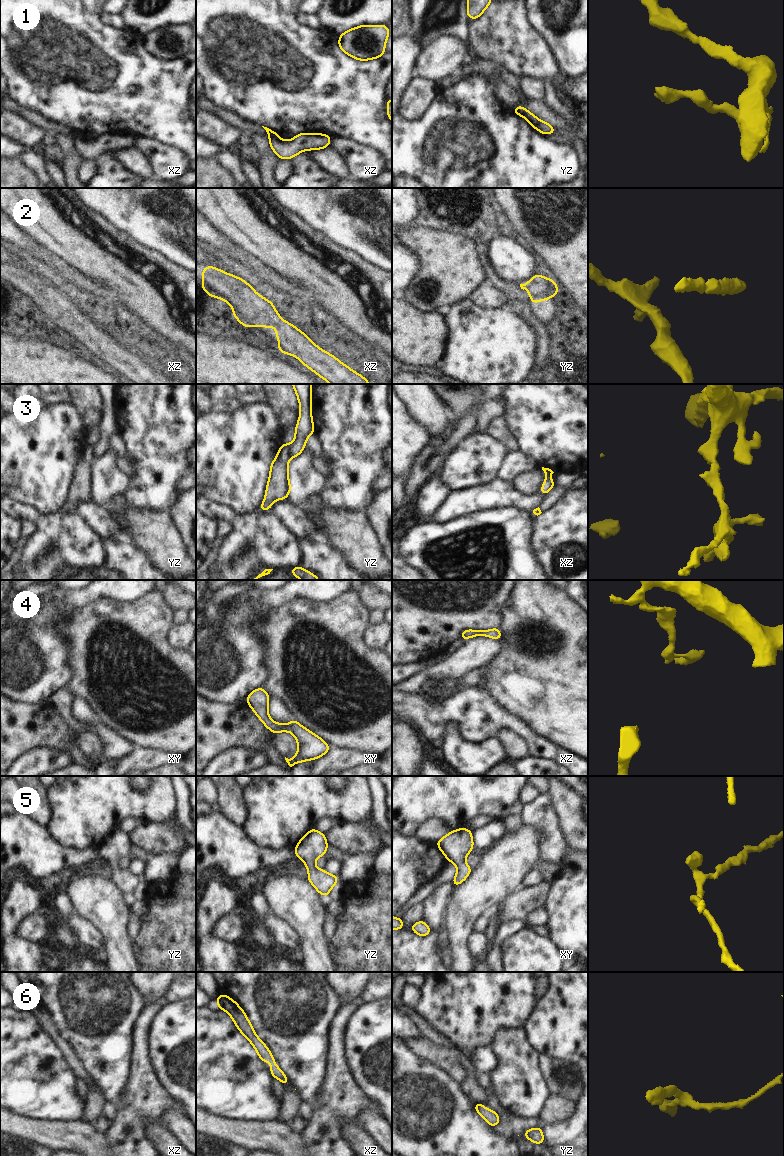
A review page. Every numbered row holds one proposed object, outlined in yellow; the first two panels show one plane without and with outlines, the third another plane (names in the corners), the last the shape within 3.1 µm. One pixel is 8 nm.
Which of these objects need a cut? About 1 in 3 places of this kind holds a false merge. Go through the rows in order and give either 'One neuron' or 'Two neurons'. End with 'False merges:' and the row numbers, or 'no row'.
1: Two neurons
2: One neuron
3: Two neurons
4: One neuron
5: One neuron
6: One neuron
False merges: 1, 3

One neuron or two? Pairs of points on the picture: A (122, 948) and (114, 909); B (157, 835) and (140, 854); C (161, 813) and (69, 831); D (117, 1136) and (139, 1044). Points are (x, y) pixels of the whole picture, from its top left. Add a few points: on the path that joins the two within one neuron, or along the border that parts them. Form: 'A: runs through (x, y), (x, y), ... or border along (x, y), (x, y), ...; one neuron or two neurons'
A: runs through (117, 938), (114, 929), (114, 919); one neuron
B: border along (132, 845), (143, 848), (149, 854); two neurons
C: runs through (138, 806), (94, 806), (92, 808); one neuron
D: runs through (131, 1113), (140, 1101), (140, 1067); one neuron

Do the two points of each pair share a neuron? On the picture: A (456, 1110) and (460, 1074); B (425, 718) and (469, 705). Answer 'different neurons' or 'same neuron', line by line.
A: different neurons
B: same neuron

